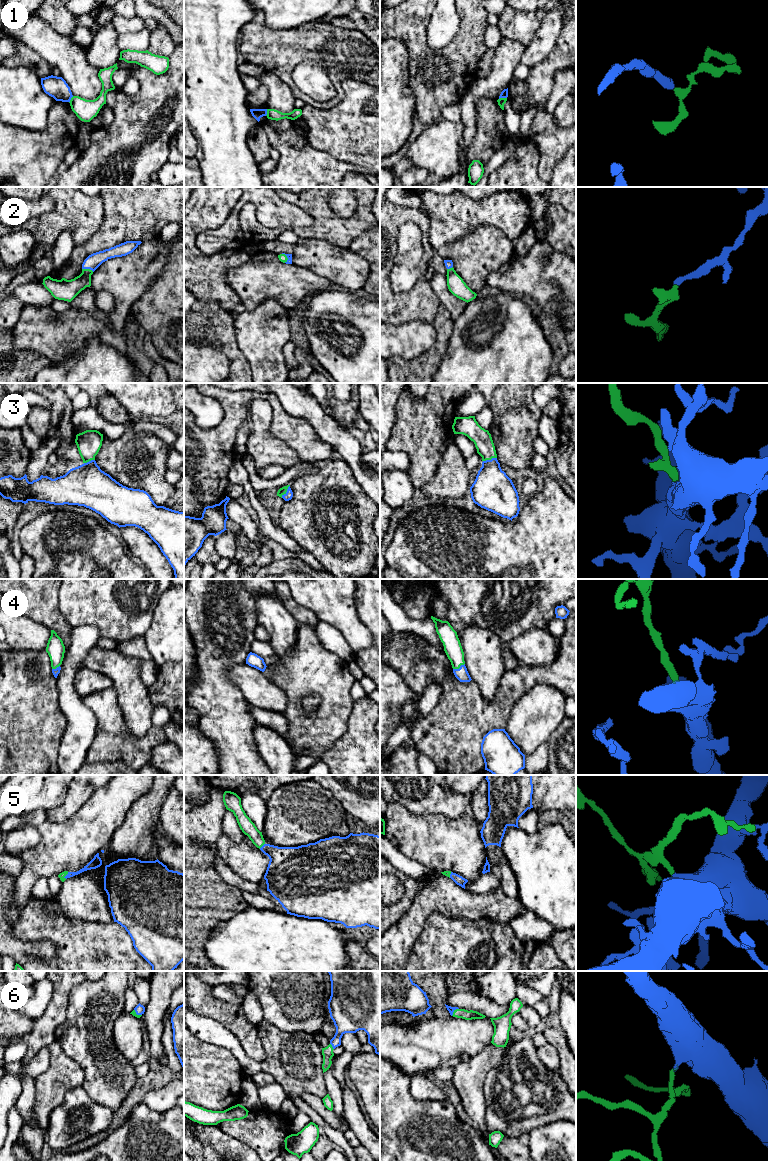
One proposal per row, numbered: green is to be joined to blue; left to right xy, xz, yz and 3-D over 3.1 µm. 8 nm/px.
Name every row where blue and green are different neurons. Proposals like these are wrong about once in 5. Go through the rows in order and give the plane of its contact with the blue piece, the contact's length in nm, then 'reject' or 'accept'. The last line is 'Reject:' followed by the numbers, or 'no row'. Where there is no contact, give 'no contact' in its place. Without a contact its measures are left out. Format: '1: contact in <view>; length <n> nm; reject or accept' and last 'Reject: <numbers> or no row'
1: contact in yz; length 70 nm; reject
2: contact in xy; length 100 nm; accept
3: contact in xz; length 120 nm; accept
4: contact in yz; length 110 nm; accept
5: contact in xy; length 70 nm; accept
6: contact in yz; length 90 nm; accept
Reject: 1

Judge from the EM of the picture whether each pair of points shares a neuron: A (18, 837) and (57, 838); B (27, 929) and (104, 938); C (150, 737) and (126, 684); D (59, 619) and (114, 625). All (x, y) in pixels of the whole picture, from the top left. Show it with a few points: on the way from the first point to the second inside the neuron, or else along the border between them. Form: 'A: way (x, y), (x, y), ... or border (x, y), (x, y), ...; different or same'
A: border (38, 828), (40, 839), (22, 853); different
B: way (46, 929), (58, 929), (71, 938), (85, 938); same
C: border (125, 722), (134, 736), (143, 736), (152, 725); different
D: border (57, 598), (57, 607), (72, 628); different

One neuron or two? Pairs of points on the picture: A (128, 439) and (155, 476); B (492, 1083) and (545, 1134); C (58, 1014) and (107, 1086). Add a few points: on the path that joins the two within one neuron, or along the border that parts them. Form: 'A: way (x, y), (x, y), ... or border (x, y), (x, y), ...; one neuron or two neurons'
A: way (132, 448), (134, 454), (146, 467); one neuron
B: border (560, 1120), (535, 1127), (528, 1134); two neurons
C: border (69, 998), (66, 1018), (55, 1030), (54, 1040); two neurons

